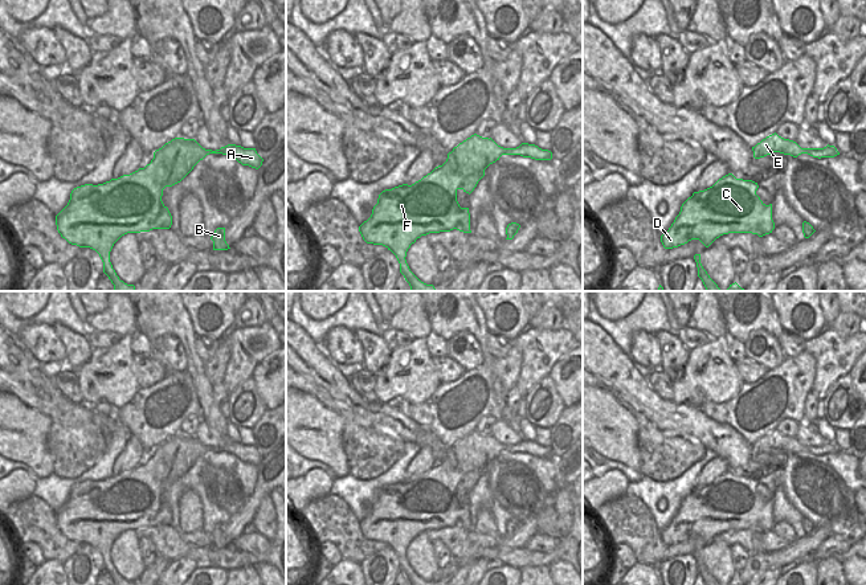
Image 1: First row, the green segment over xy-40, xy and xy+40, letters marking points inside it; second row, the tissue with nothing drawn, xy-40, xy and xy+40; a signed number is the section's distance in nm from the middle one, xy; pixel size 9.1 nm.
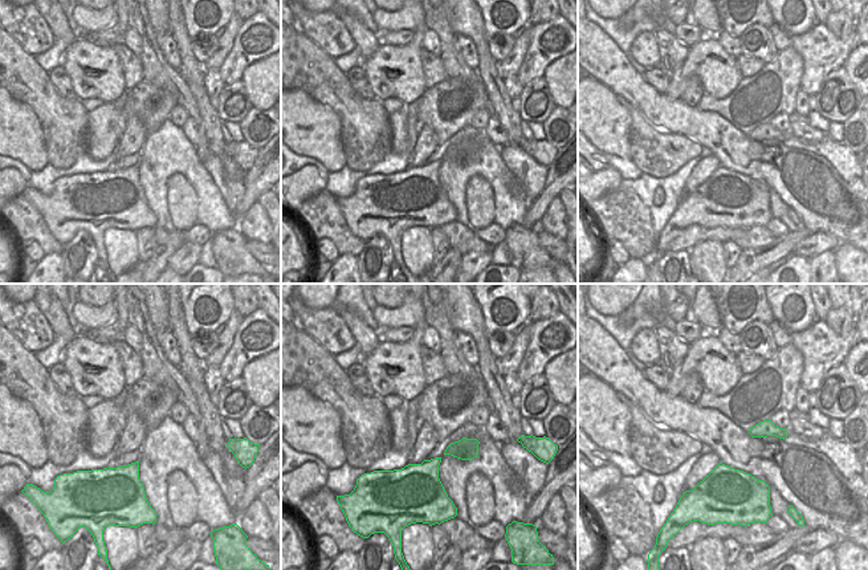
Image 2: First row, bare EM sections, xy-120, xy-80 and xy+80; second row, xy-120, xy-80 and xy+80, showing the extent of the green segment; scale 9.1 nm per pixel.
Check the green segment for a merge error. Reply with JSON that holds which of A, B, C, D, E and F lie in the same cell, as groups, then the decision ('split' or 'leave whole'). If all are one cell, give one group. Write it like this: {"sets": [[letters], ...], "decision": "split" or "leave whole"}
{"sets": [["A", "B", "C", "D", "E", "F"]], "decision": "leave whole"}

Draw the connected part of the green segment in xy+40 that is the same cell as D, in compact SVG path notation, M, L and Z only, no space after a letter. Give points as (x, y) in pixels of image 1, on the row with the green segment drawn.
M728 173L712 187L694 192L682 204L669 230L661 236L663 248L678 248L691 240L699 240L708 248L728 233L752 233L759 237L772 233L772 204L765 205L760 200L757 188L757 183Z

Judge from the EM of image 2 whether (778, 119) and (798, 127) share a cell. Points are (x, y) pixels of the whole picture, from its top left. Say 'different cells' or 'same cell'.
different cells

